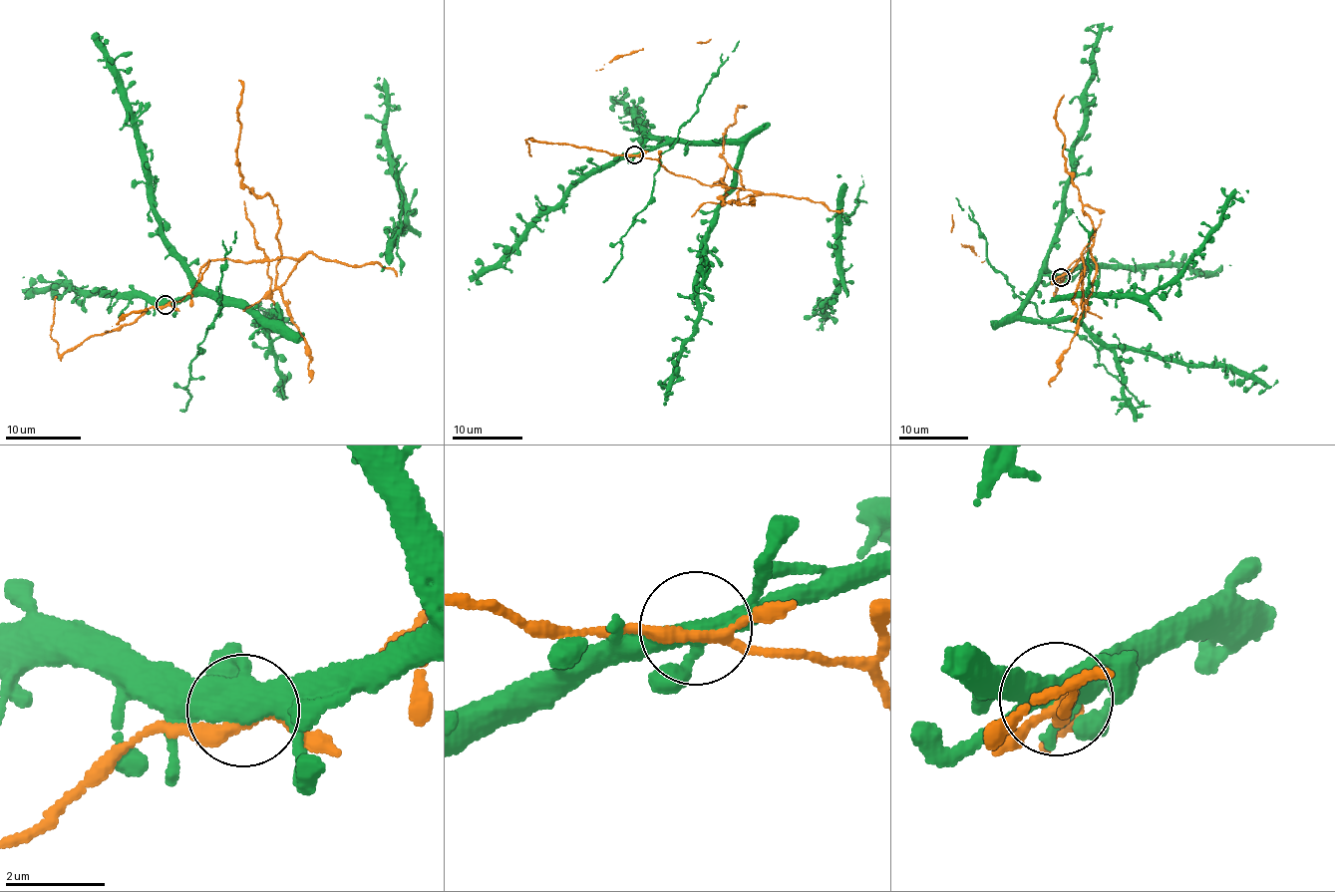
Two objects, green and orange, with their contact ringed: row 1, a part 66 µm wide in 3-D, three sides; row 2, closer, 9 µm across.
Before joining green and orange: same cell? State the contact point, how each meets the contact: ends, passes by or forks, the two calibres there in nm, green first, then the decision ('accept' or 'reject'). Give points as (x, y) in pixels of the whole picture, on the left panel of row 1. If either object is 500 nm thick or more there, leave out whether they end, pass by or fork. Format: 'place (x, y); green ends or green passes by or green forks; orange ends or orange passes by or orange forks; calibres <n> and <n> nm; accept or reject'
place (165, 304); green forks; orange forks; calibres 400 and 200 nm; reject

